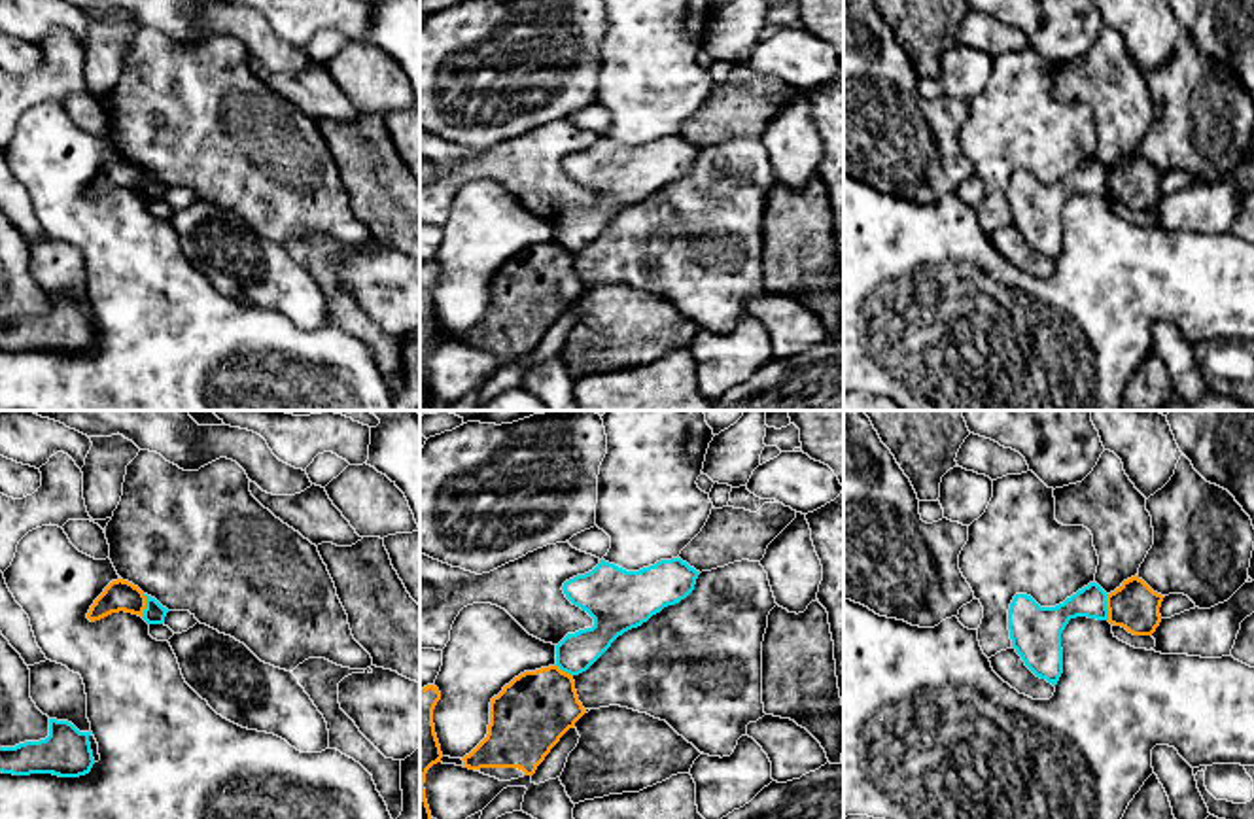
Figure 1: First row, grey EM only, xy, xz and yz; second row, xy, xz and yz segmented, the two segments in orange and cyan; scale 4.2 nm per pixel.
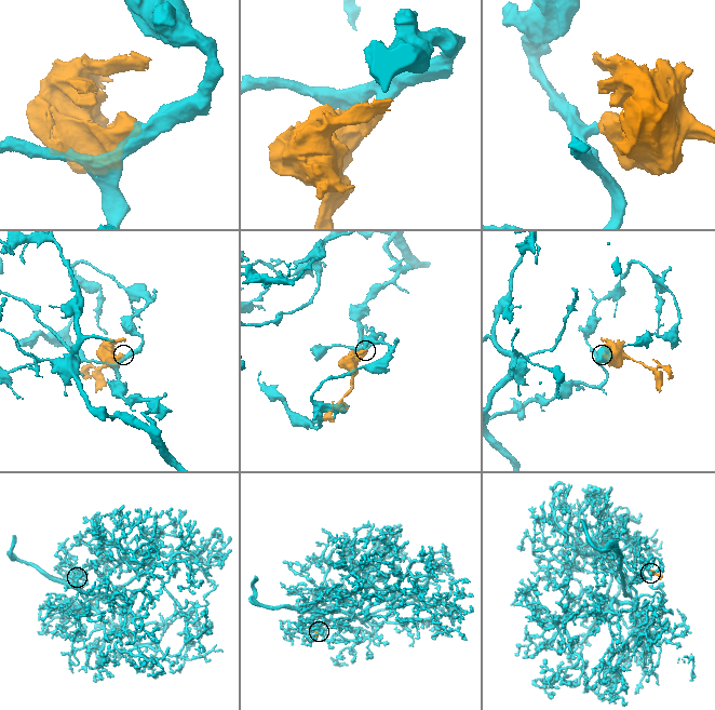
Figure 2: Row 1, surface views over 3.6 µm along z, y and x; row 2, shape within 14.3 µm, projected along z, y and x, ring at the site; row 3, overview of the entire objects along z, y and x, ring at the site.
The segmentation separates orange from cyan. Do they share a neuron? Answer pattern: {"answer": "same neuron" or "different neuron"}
{"answer": "different neuron"}

